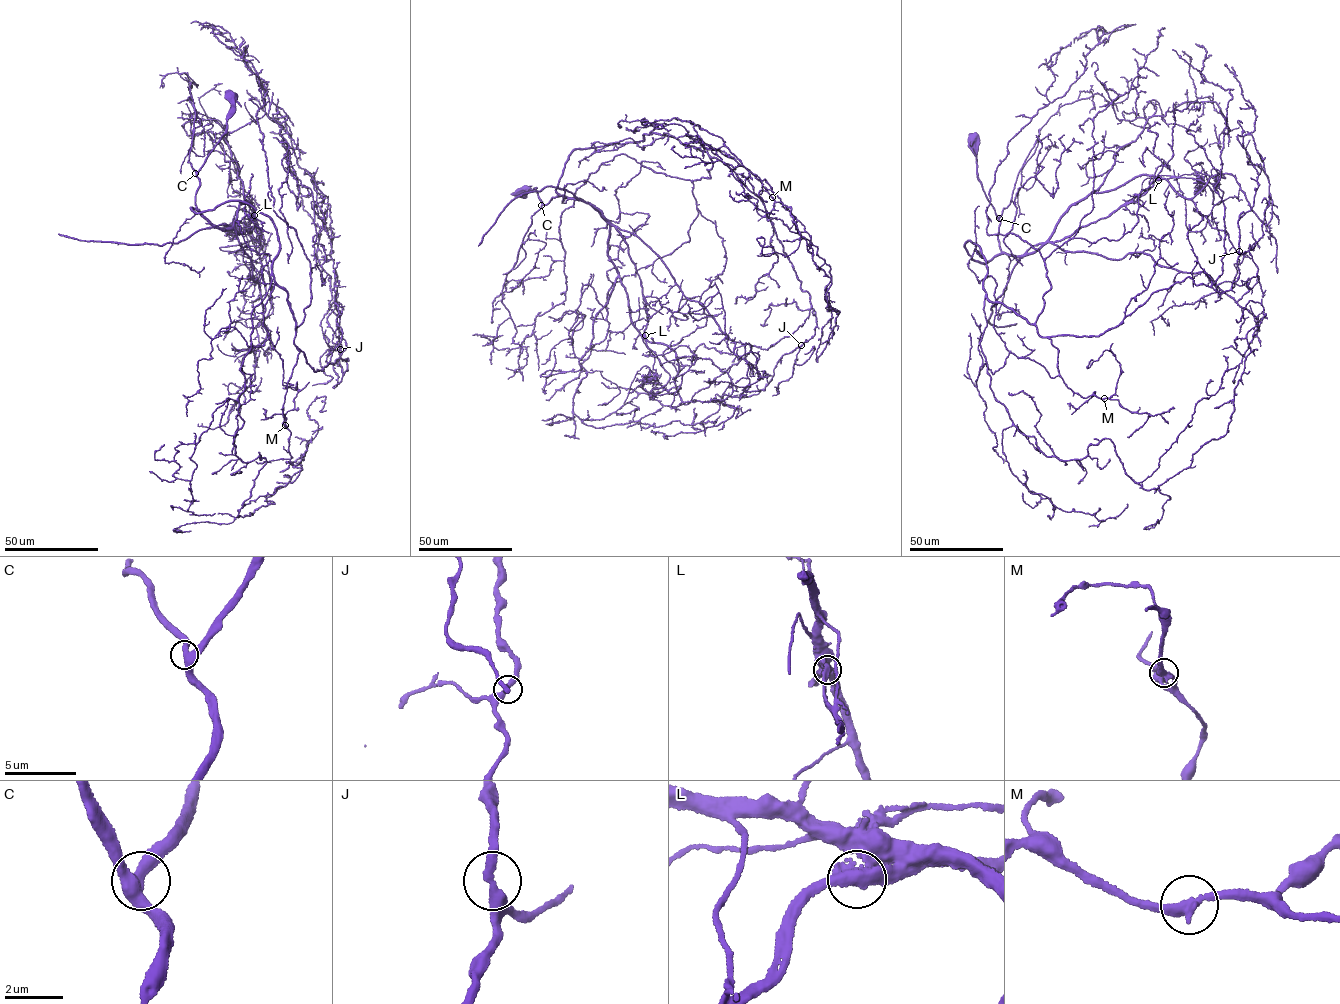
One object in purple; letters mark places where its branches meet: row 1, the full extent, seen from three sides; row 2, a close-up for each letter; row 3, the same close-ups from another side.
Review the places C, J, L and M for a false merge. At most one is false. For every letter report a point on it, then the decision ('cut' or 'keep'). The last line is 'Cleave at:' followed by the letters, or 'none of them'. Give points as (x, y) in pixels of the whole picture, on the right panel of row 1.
C: place (999, 218); keep
J: place (1239, 251); keep
L: place (1158, 180); cut
M: place (1104, 398); keep
Cleave at: L

